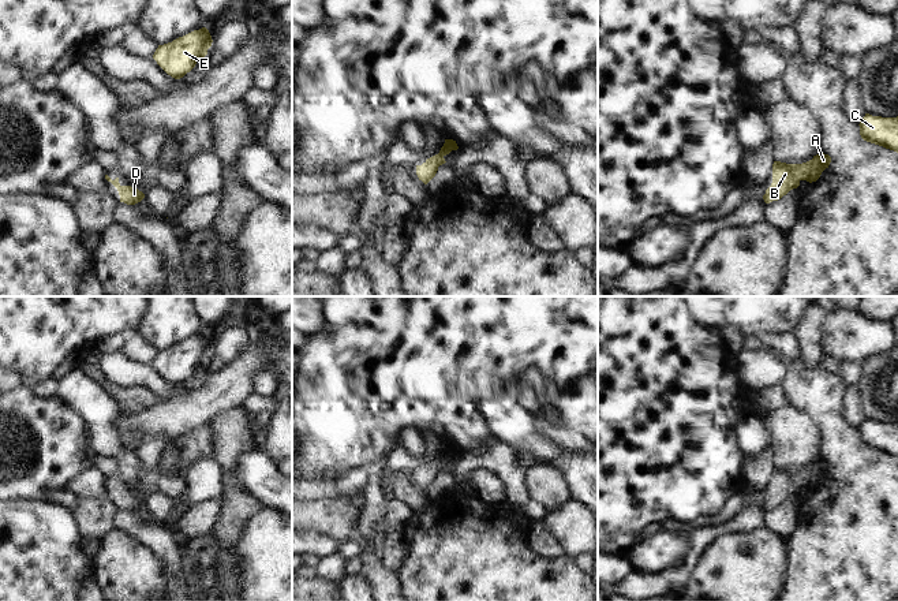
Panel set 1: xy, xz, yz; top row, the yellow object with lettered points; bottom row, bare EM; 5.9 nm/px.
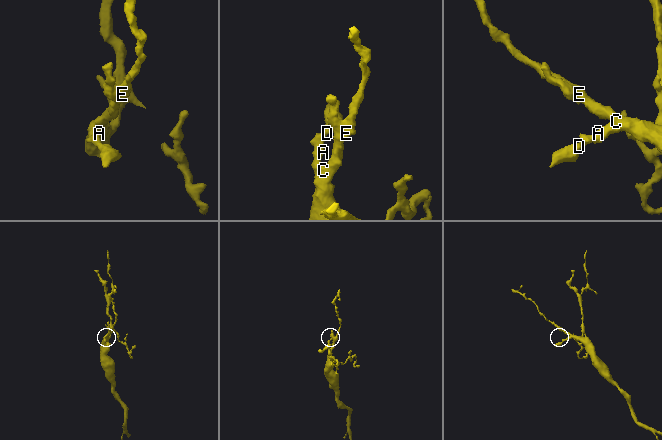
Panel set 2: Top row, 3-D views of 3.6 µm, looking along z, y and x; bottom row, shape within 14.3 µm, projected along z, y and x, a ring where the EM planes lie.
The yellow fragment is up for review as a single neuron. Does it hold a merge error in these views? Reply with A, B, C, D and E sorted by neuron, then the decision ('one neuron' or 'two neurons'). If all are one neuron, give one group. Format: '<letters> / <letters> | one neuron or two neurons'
A B C D E | one neuron

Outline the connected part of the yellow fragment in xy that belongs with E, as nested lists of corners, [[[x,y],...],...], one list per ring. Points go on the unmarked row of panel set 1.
[[[202,333],[172,348],[158,351],[153,365],[168,381],[180,385],[195,373],[199,363],[207,361],[212,348],[209,336]]]

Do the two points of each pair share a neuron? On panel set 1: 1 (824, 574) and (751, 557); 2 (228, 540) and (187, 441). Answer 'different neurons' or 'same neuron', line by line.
1: different neurons
2: different neurons

